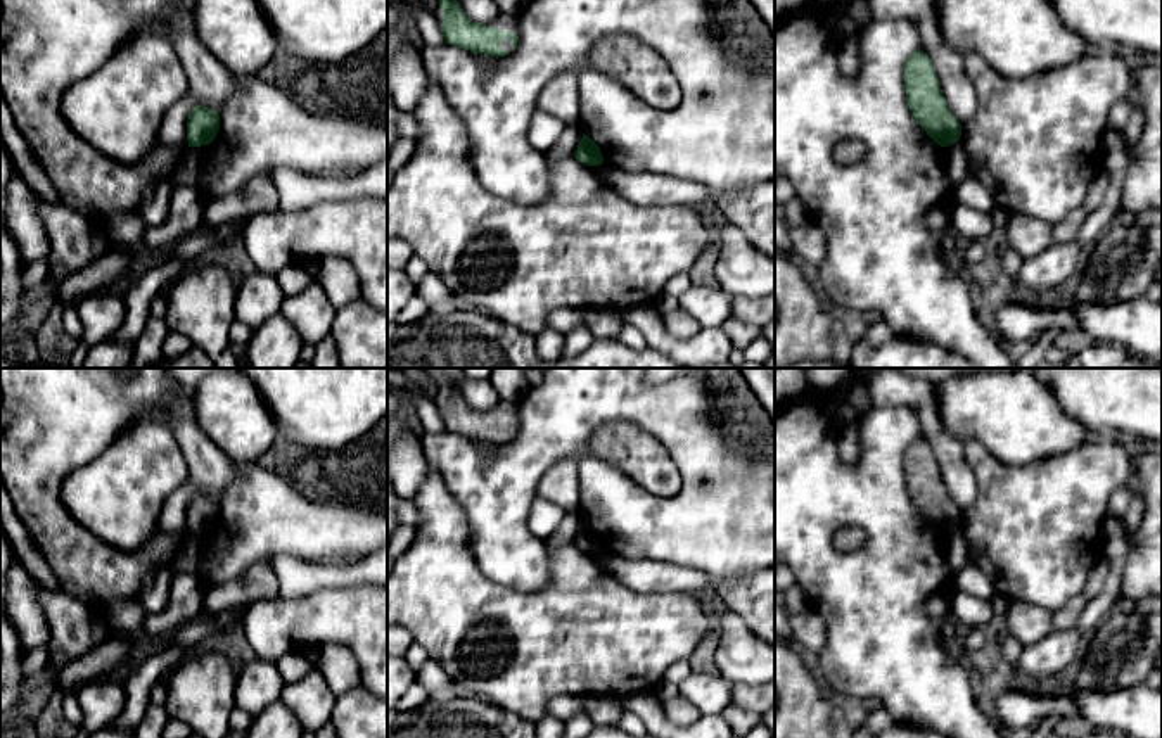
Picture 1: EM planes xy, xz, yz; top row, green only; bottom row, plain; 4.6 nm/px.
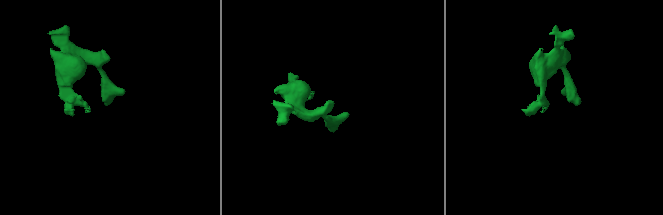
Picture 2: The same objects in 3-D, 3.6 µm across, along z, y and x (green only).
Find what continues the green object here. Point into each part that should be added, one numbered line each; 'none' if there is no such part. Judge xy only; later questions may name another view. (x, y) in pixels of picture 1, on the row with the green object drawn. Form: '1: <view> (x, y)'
none

